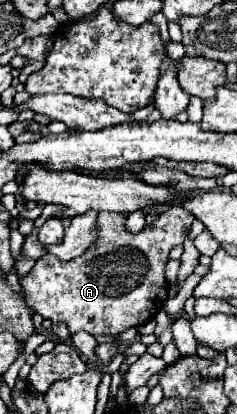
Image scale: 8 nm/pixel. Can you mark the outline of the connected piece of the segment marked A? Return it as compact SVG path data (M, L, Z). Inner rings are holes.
M170 205L152 225L146 225L140 233L132 233L126 229L126 213L100 213L98 215L98 239L86 253L74 257L70 261L58 261L58 257L44 255L36 261L32 271L20 281L22 295L36 313L52 323L64 323L70 335L78 331L86 331L94 337L98 335L118 335L126 329L144 325L150 321L168 299L168 281L164 275L168 253L174 245L182 245L188 229L194 221L192 213L188 213L182 205Z

